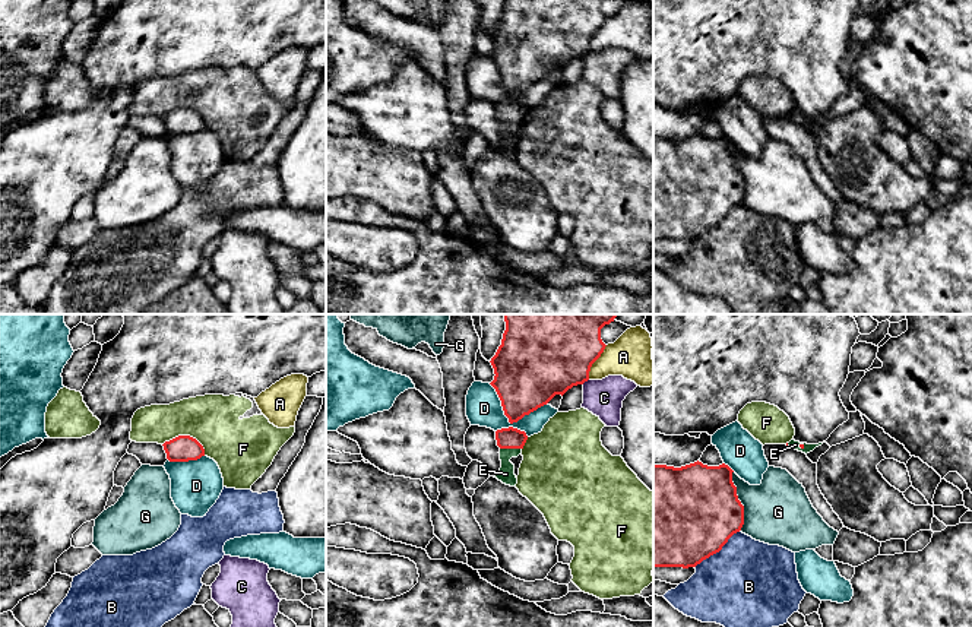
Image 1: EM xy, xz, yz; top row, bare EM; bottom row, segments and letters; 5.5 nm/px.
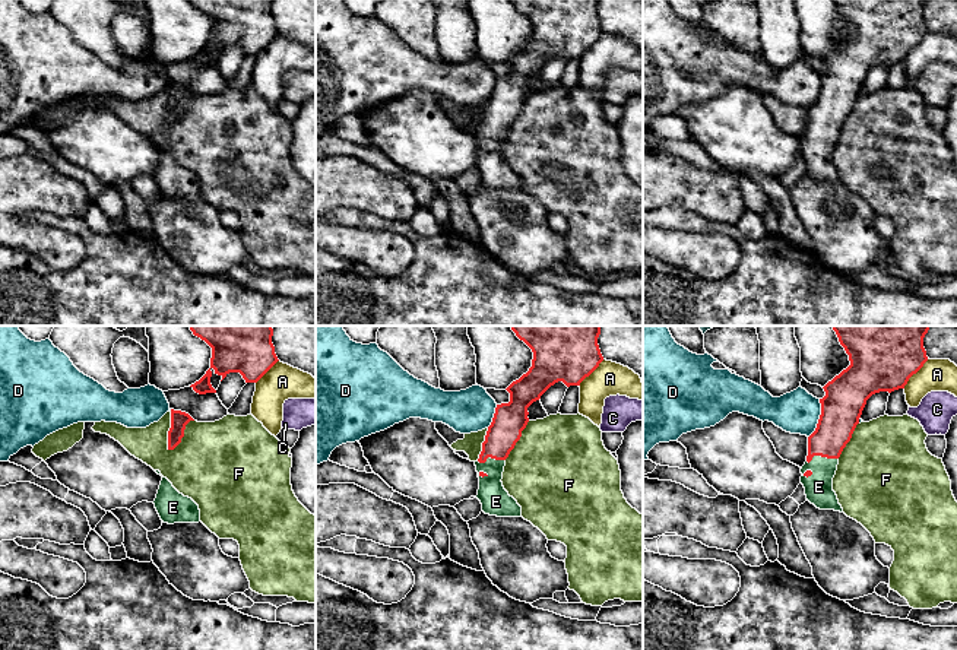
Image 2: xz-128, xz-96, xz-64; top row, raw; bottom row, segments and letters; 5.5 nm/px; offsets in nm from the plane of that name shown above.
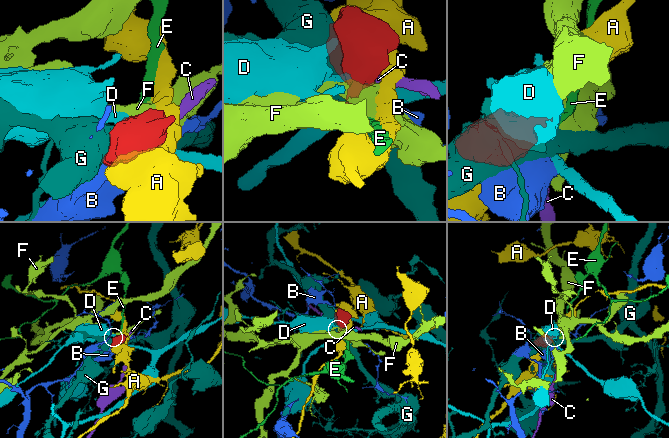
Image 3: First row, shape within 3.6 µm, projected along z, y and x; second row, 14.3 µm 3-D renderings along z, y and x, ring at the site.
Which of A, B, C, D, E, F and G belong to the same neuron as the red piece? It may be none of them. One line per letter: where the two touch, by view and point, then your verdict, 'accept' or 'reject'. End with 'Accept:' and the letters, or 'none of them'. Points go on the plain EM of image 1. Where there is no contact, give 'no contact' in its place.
A: contact xz (594, 34); reject
B: contact yz (718, 224); reject
C: contact xz (585, 53); reject
D: contact xz (505, 85); reject
E: contact xz (510, 120); accept
F: contact xy (187, 108); reject
G: contact yz (738, 173); reject
Accept: E

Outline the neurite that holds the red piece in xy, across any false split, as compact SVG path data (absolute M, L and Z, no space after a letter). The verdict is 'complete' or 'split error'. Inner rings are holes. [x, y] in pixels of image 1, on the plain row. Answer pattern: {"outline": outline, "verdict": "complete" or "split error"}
{"outline": "M178 108L162 118L170 134L189 134L205 129L203 118L190 108Z", "verdict": "complete"}

